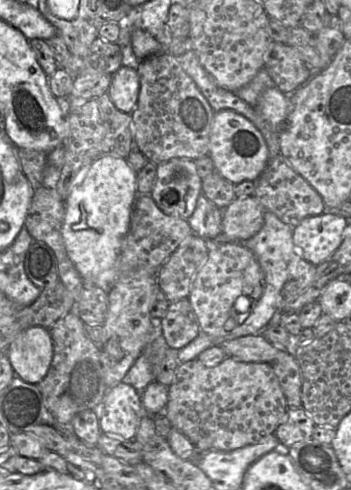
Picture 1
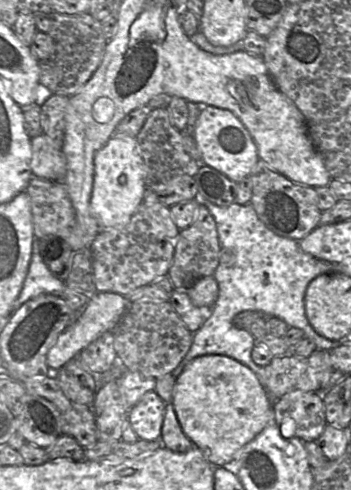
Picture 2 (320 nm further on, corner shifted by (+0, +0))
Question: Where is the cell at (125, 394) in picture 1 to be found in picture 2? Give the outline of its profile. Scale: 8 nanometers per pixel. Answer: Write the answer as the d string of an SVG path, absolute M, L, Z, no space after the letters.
M153 390L145 393L128 411L128 421L140 440L160 439L165 410L166 403Z

